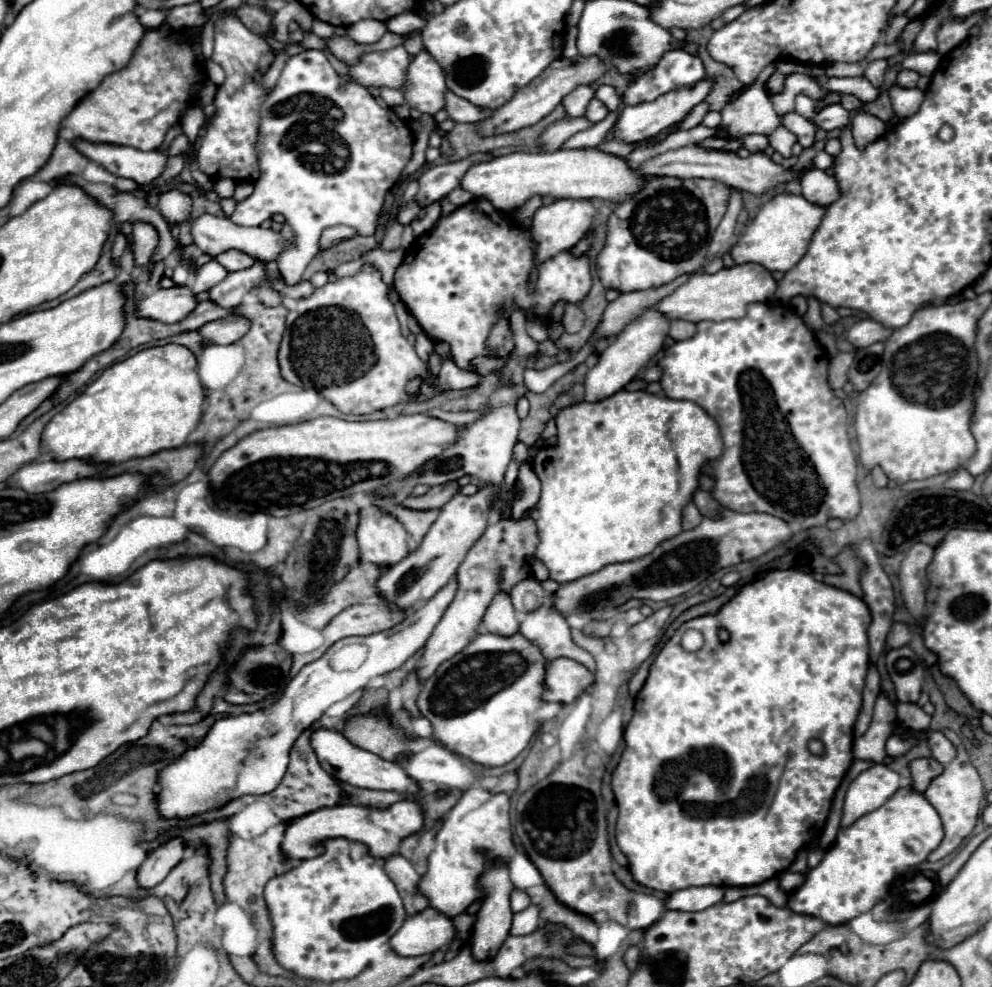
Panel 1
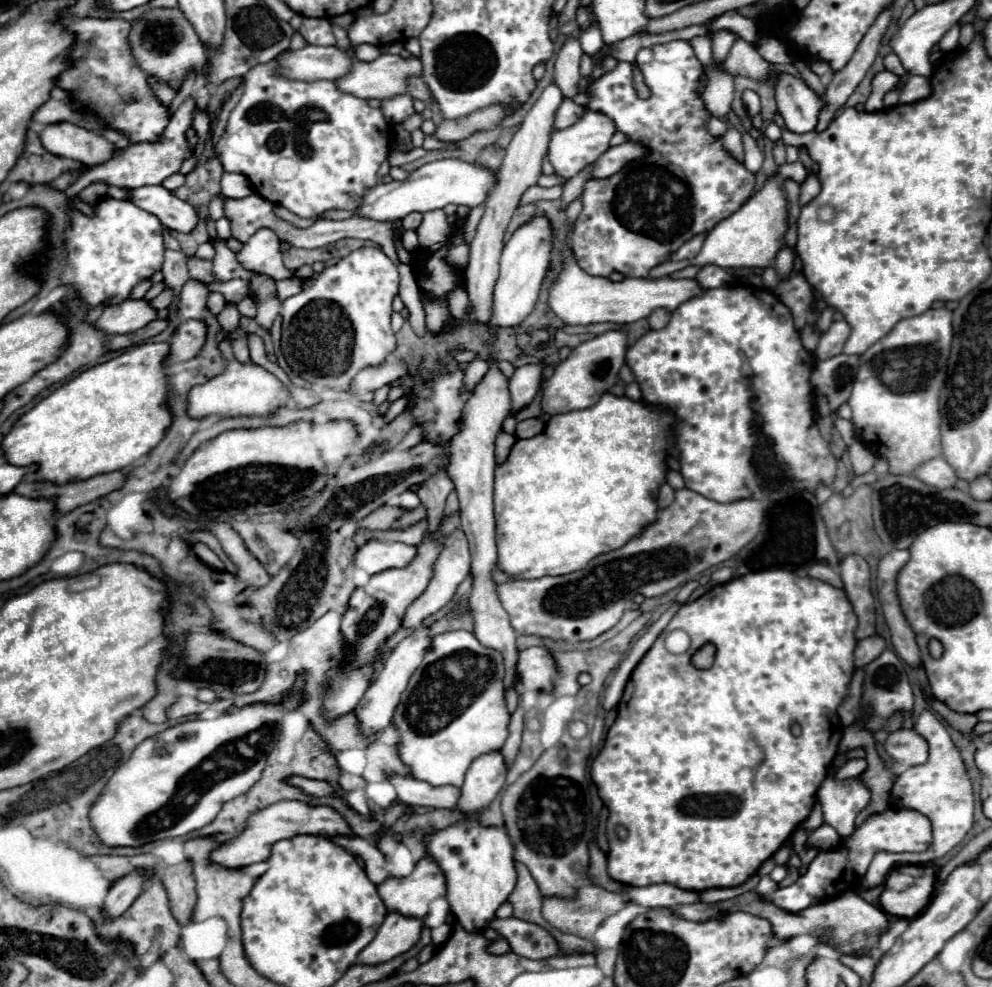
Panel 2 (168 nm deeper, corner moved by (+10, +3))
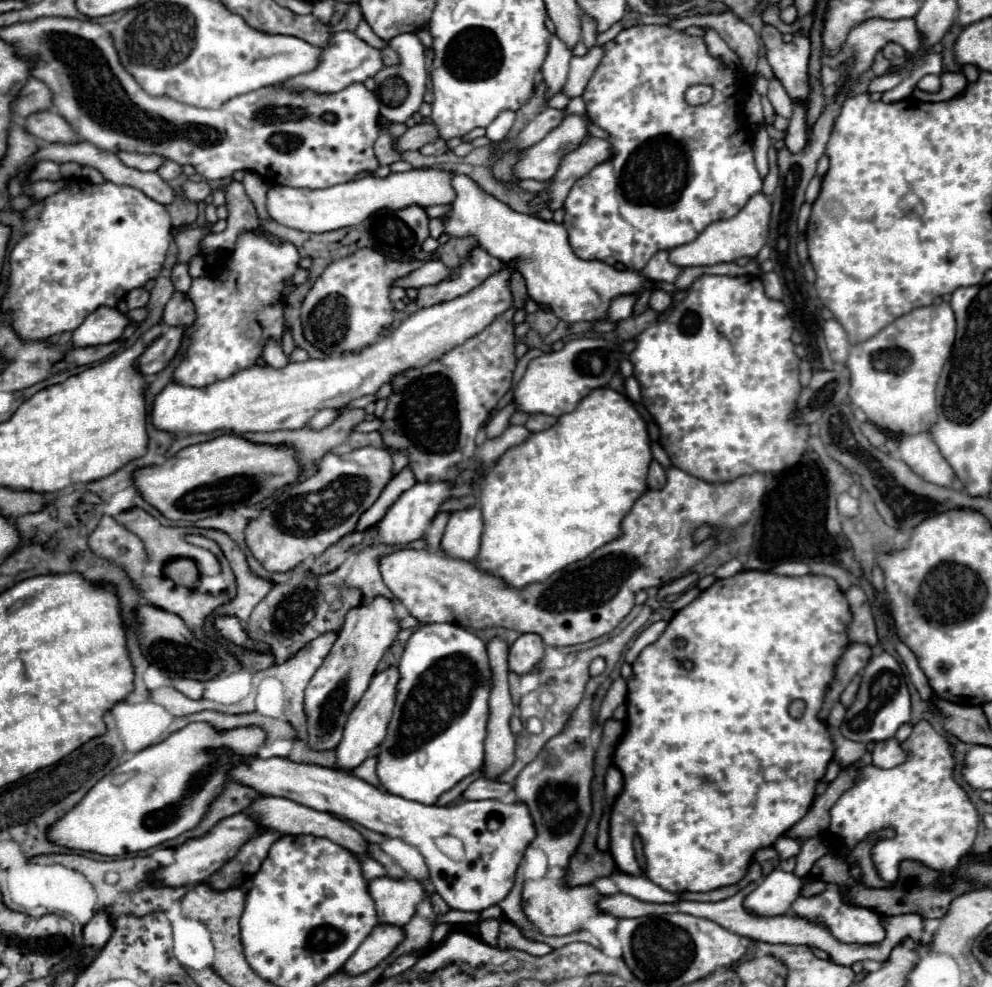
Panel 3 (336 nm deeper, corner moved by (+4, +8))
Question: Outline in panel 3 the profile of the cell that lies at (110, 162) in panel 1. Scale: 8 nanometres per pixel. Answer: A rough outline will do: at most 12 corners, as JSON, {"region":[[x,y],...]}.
{"region":[[54,110],[28,116],[26,130],[46,144],[74,144],[76,132]]}

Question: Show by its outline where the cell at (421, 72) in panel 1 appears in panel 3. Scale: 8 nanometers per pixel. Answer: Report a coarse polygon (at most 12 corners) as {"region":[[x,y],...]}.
{"region":[[336,32],[318,68],[282,82],[340,92],[384,68],[380,50]]}

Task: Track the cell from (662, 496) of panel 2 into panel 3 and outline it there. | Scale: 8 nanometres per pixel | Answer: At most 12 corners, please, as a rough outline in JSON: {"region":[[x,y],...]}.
{"region":[[654,460],[648,472],[648,488],[658,490],[666,484],[664,468]]}

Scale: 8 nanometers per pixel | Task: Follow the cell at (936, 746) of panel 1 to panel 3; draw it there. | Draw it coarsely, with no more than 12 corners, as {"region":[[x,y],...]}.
{"region":[[896,738],[882,740],[872,750],[874,766],[894,768],[908,758]]}

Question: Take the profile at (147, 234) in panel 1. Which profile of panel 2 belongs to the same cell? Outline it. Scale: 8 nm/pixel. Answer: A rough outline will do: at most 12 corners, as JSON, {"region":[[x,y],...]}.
{"region":[[124,199],[64,229],[66,299],[118,305],[162,269],[164,227]]}

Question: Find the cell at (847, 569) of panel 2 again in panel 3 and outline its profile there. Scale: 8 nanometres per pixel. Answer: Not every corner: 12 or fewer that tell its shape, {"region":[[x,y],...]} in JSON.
{"region":[[850,586],[846,598],[854,614],[848,626],[850,642],[876,646],[872,608],[860,586]]}

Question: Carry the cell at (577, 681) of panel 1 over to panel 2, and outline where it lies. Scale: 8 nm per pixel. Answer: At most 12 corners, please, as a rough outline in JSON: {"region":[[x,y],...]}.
{"region":[[544,647],[518,653],[516,691],[550,691],[554,657]]}

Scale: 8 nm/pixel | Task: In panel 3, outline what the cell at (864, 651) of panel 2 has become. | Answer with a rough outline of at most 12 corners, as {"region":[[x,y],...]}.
{"region":[[850,644],[836,680],[826,694],[820,718],[826,720],[848,682],[864,670],[874,650]]}

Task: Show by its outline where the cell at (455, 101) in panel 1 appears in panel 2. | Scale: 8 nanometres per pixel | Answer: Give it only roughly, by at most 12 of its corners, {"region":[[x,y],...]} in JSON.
{"region":[[408,77],[408,93],[414,99],[430,101],[422,77]]}

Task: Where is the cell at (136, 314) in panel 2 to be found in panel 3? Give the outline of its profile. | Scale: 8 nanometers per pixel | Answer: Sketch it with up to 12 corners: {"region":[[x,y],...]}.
{"region":[[98,308],[74,330],[76,346],[118,340],[128,314]]}

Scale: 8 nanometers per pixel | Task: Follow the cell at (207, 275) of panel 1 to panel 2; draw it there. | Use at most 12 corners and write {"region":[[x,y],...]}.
{"region":[[164,289],[150,307],[162,311],[170,305],[174,293]]}

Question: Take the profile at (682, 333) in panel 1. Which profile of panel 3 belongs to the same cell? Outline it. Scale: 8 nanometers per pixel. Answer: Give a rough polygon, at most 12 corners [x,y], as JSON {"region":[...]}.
{"region":[[664,290],[650,294],[650,308],[664,312],[672,304],[672,294]]}

